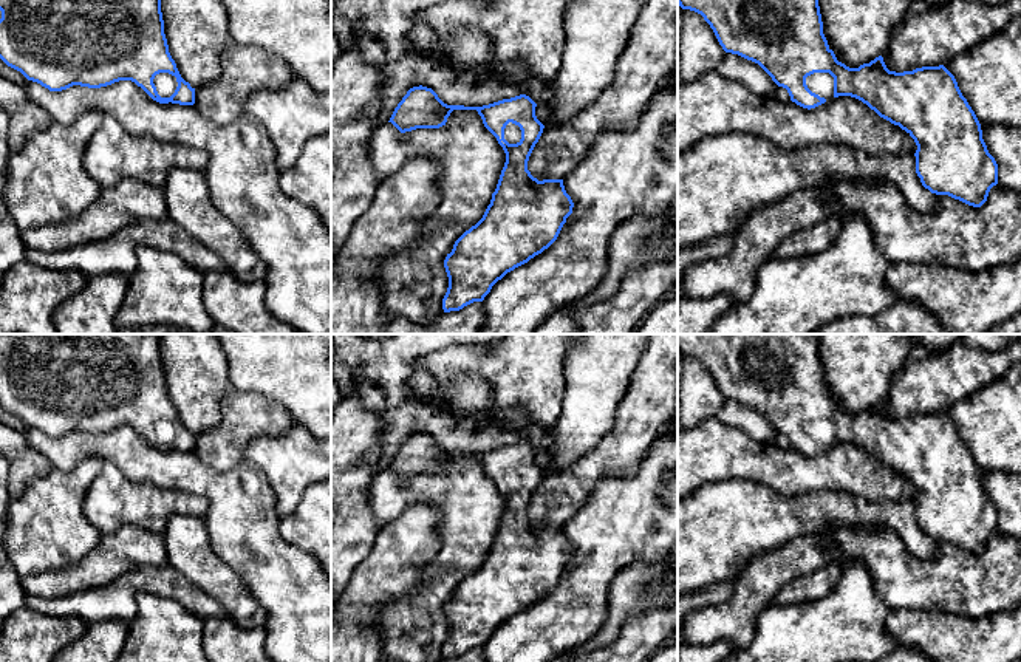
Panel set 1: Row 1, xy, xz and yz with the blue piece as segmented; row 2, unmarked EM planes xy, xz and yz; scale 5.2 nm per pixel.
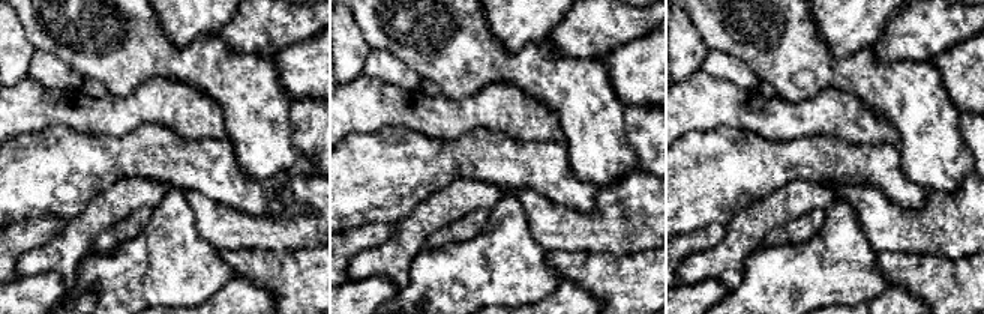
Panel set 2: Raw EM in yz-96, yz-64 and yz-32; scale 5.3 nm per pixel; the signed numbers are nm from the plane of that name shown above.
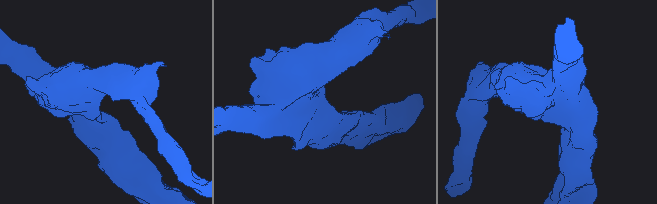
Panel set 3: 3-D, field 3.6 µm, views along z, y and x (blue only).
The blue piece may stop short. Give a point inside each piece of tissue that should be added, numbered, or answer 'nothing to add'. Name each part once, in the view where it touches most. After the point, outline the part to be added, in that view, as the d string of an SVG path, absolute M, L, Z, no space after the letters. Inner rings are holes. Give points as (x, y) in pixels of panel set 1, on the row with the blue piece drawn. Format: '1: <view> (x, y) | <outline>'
1: yz (822, 84) | M814 73L806 77L808 88L825 97L826 102L834 99L834 77L829 73Z

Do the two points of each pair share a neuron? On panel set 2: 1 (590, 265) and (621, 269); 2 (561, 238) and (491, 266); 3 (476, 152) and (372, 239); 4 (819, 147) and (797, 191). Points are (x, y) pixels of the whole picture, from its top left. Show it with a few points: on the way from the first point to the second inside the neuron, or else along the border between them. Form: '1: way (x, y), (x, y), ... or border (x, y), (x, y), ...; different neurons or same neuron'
1: way (597, 269), (614, 269); same neuron
2: border (525, 215), (531, 236), (548, 251); different neurons
3: border (395, 221), (369, 221), (357, 227); different neurons
4: border (822, 182), (789, 181), (770, 193); different neurons

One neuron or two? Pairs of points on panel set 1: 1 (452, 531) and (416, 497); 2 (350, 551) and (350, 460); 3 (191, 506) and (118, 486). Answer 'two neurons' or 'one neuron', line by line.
1: one neuron
2: one neuron
3: one neuron

